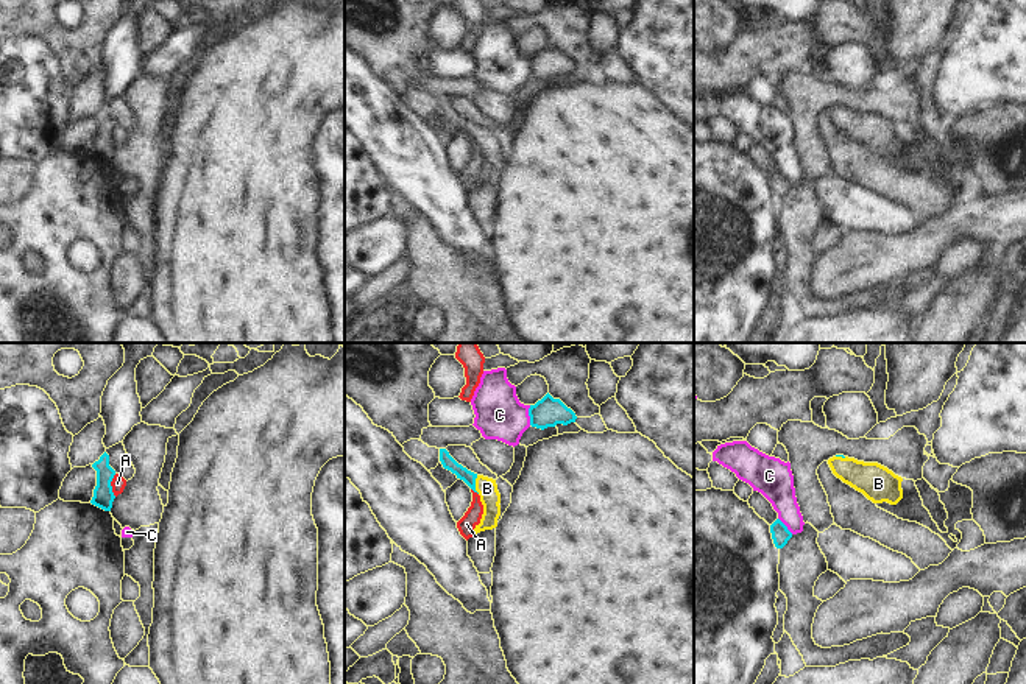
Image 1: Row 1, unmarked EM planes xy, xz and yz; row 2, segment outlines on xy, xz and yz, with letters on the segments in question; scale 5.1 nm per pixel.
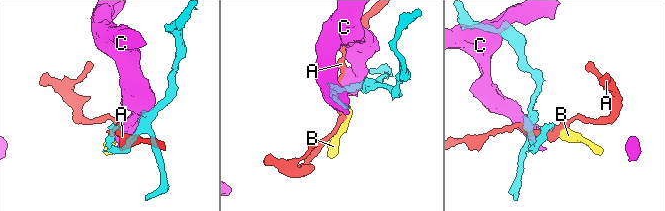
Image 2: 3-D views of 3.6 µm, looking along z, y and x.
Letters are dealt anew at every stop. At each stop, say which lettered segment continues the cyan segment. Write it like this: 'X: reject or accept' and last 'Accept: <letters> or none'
A: reject
B: accept
C: reject
Accept: B

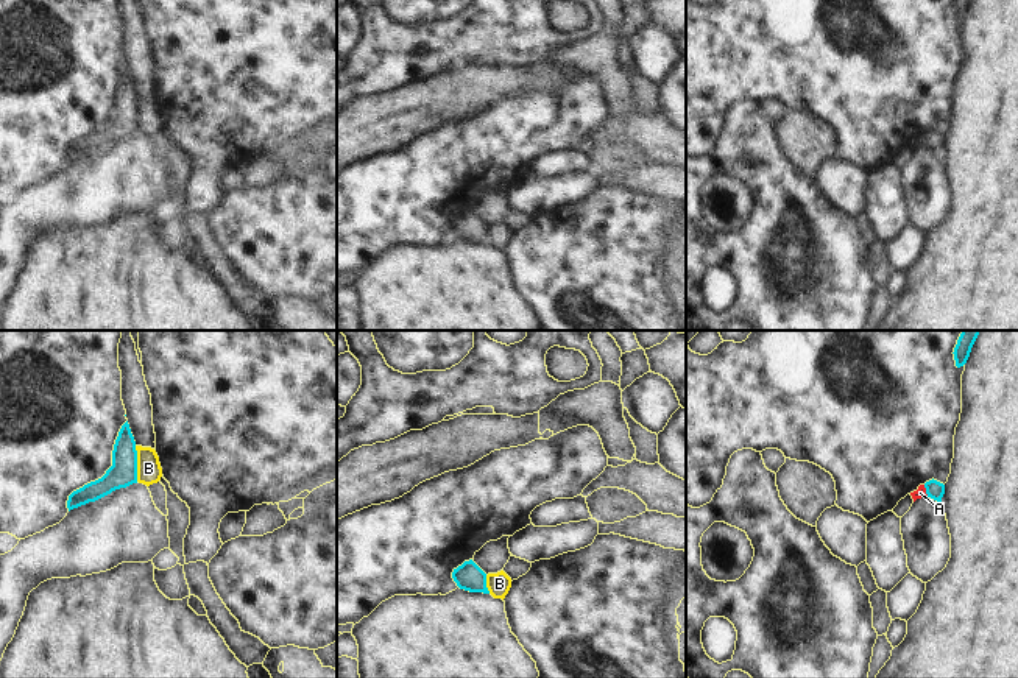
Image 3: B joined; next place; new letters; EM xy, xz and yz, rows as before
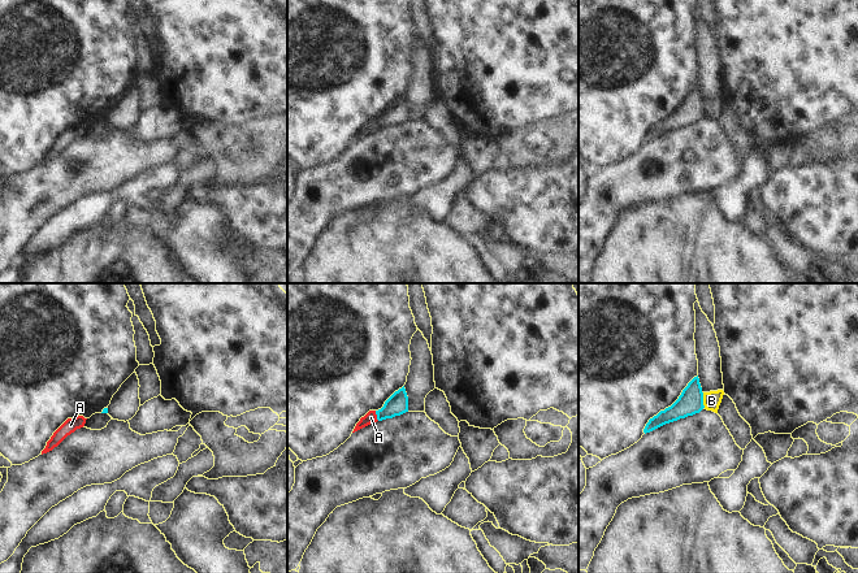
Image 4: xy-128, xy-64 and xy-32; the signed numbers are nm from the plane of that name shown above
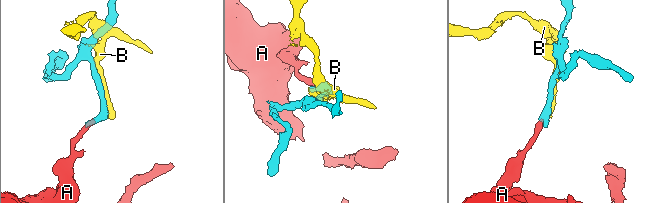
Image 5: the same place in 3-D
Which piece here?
A: reject
B: reject
Accept: none

